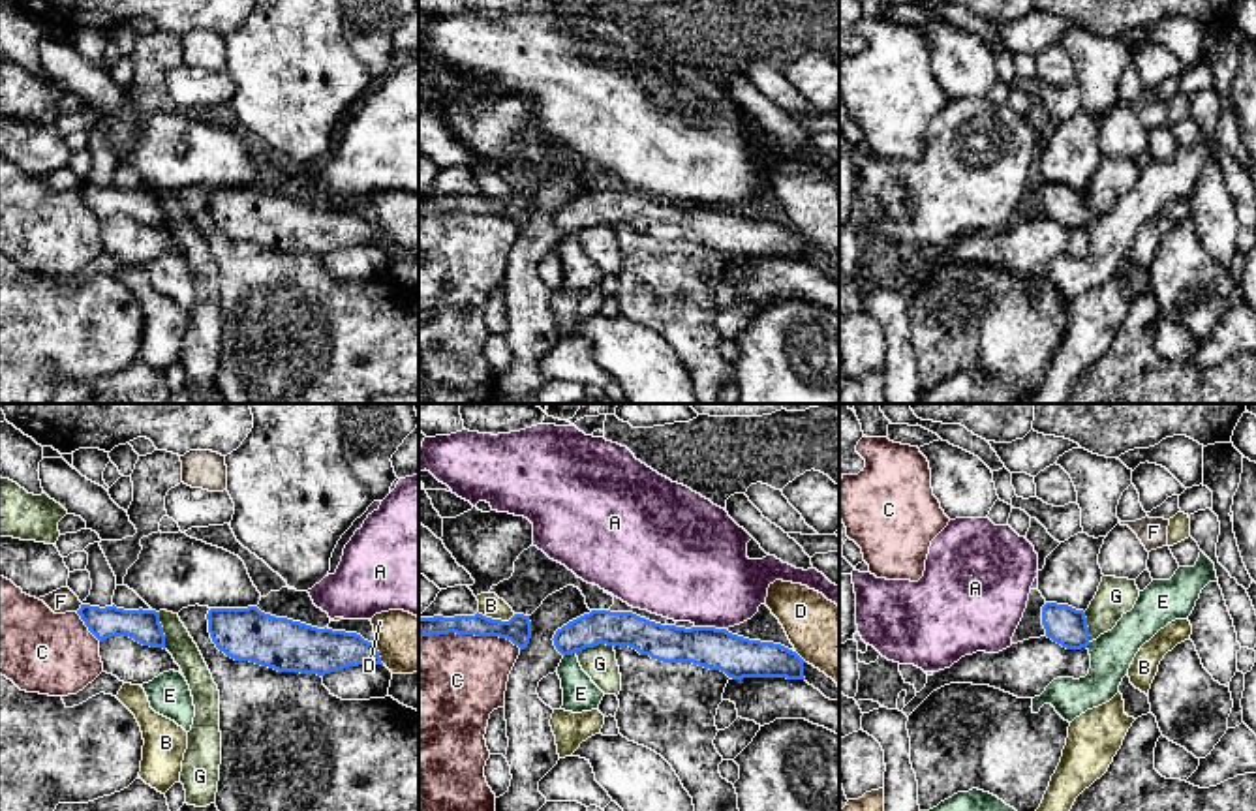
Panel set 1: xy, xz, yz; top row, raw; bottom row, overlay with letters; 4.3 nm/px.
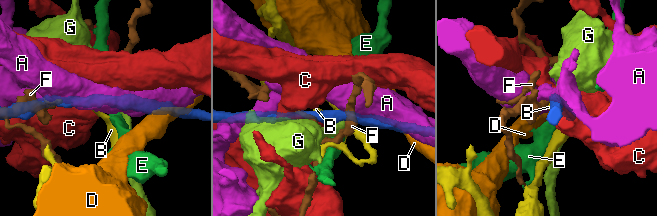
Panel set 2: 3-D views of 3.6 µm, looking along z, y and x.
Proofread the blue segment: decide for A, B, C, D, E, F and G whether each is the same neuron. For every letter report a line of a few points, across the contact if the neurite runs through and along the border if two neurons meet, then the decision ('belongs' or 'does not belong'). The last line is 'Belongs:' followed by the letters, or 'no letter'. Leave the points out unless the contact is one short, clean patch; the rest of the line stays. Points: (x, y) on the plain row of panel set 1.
A: does not belong
B: line xz (477, 192), (502, 199), (509, 199), (515, 194); does not belong
C: does not belong
D: line xy (372, 222), (383, 243); does not belong
E: line xz (575, 231), (564, 237); does not belong
F: does not belong
G: line xz (614, 226), (594, 224), (577, 233); does not belong
Belongs: no letter

